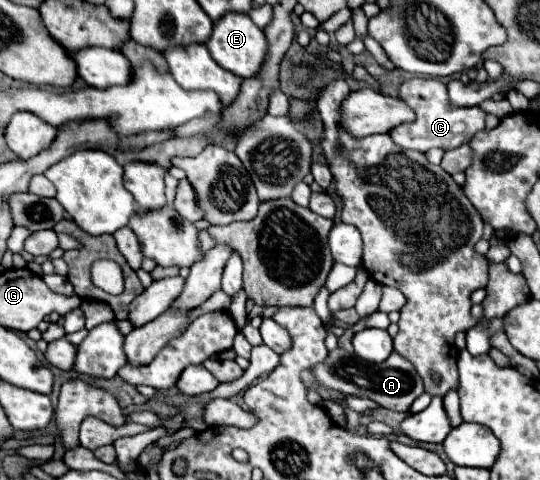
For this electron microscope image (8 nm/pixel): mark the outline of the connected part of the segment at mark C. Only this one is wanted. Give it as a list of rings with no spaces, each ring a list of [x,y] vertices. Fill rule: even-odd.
[[[412,78],[404,84],[398,86],[398,98],[412,106],[416,112],[414,122],[406,122],[402,126],[396,126],[390,130],[390,138],[406,148],[406,150],[418,150],[418,152],[428,152],[430,148],[442,148],[442,150],[452,150],[464,142],[468,142],[476,132],[486,128],[486,116],[480,106],[472,108],[458,108],[448,102],[448,88],[444,82],[436,78]]]

